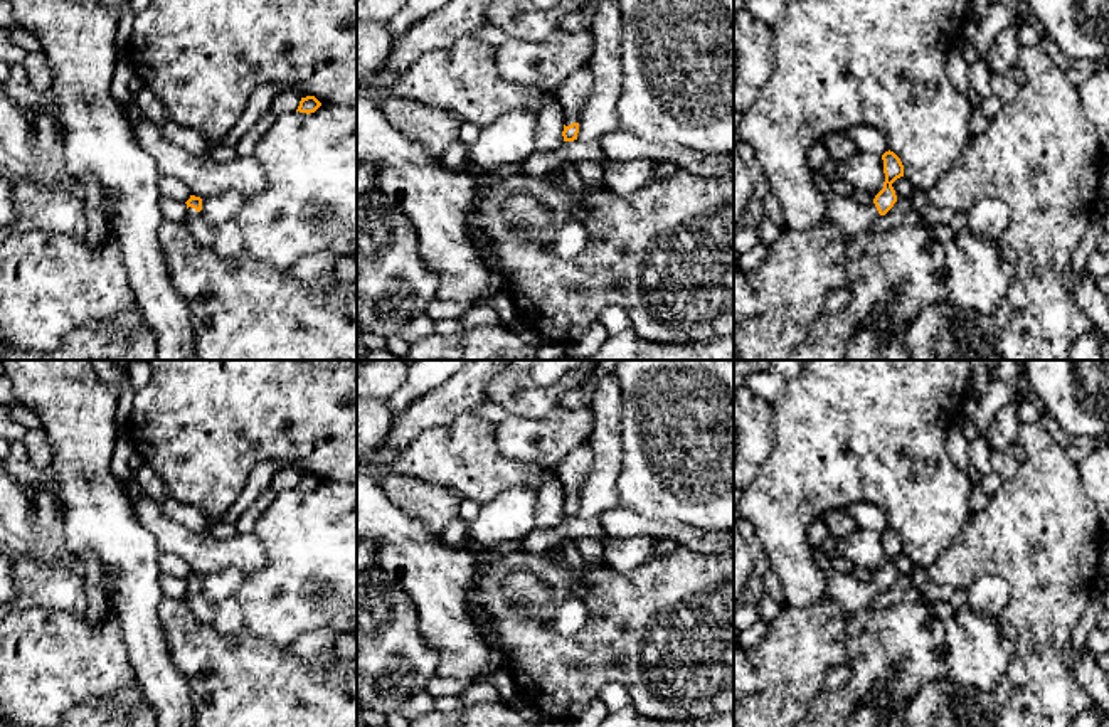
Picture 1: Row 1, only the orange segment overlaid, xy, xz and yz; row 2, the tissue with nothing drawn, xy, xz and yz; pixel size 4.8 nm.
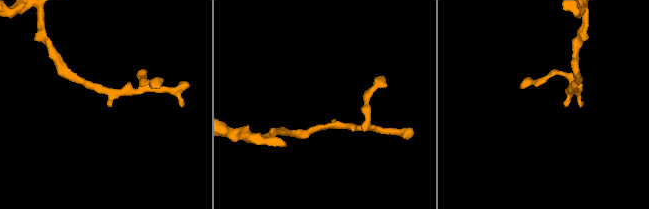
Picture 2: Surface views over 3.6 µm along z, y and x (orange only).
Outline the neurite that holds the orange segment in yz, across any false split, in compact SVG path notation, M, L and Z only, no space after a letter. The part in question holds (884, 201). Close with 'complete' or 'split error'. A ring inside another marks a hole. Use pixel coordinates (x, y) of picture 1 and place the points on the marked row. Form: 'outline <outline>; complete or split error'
outline M894 151L882 155L885 182L883 188L875 195L870 204L860 204L853 197L840 197L831 190L830 183L823 175L815 172L815 183L826 200L826 222L836 226L848 246L848 242L858 234L872 229L872 224L885 215L897 202L892 183L904 177L904 165Z; split error

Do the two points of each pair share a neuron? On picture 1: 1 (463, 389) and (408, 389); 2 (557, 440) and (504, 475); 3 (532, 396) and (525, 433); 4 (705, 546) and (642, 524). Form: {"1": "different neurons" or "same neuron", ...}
{"1": "different neurons", "2": "different neurons", "3": "different neurons", "4": "same neuron"}

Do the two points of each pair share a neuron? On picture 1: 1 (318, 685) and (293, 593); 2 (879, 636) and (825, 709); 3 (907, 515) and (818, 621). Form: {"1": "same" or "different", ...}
{"1": "different", "2": "same", "3": "different"}

